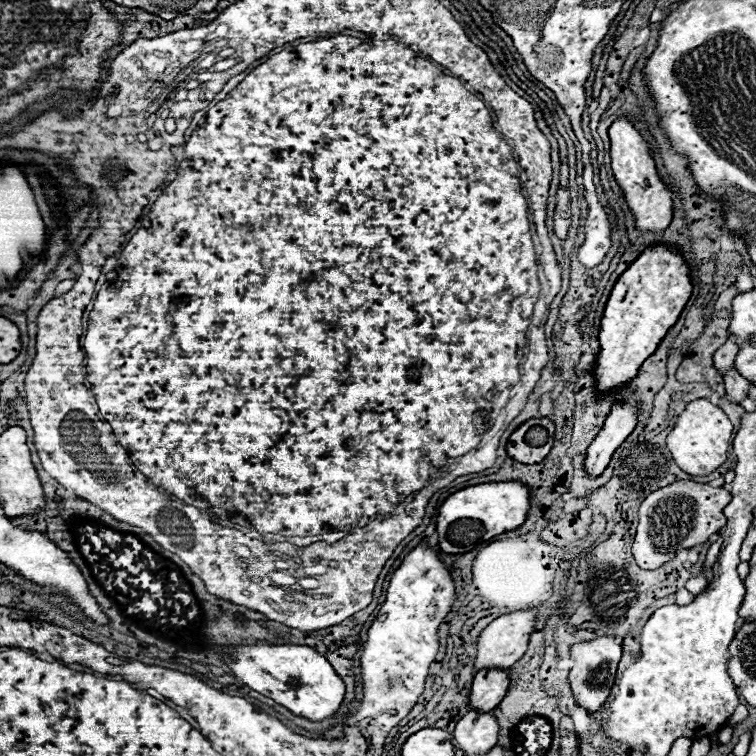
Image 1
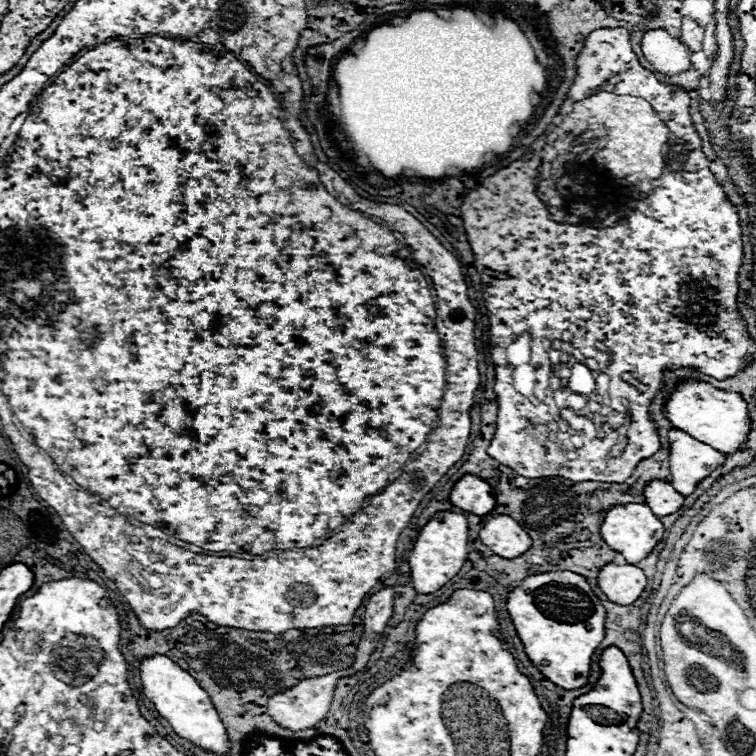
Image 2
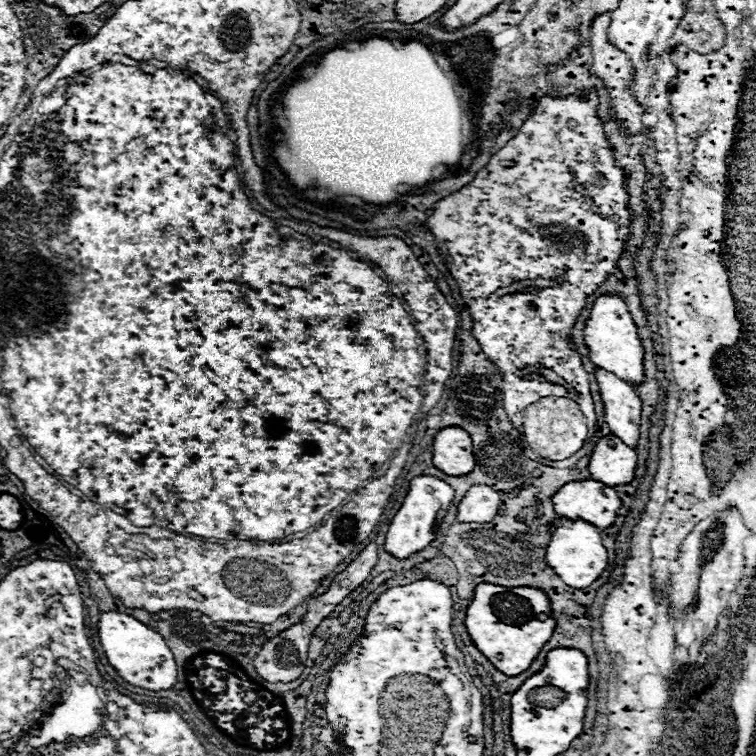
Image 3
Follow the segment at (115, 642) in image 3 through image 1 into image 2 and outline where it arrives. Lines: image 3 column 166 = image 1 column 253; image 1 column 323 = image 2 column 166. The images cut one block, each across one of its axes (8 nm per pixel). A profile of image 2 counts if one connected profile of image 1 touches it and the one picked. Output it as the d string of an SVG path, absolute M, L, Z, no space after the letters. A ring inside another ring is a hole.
M154 654L142 658L140 664L140 680L142 680L142 694L154 704L154 708L160 712L162 718L170 722L174 732L196 746L204 750L212 750L216 754L226 754L230 748L224 724L220 722L220 716L216 708L212 706L210 696L200 688L200 684L182 670L176 662L172 662L164 654Z

